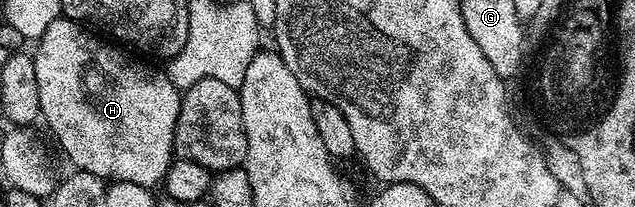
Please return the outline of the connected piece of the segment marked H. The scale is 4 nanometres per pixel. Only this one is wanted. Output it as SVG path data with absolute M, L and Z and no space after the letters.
M60 16L49 24L32 51L35 60L35 80L39 84L41 118L49 125L61 150L74 162L74 167L110 183L130 182L140 186L157 188L165 181L167 168L175 157L173 153L173 129L179 120L182 91L171 84L164 69L144 66L124 54L126 51L93 36L80 23Z

